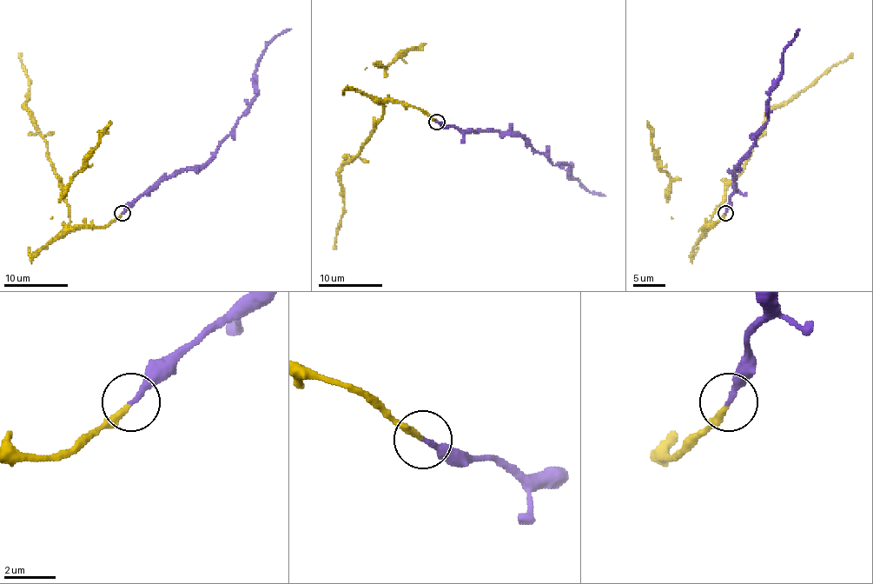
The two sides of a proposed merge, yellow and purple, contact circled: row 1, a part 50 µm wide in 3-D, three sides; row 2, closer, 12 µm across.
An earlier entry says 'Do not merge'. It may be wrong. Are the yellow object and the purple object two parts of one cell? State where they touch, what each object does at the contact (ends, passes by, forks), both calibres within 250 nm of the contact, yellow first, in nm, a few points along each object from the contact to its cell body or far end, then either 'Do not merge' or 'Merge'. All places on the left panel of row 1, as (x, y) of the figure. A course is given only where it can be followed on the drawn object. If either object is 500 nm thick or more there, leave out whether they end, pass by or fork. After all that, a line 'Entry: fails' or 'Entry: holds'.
Place: (122, 213). At the ring yellow ends. At the ring purple ends. Thickness 240 nm (yellow) against 240 nm. Course of yellow: (122, 214), (105, 226), (69, 224), (62, 180), (24, 104), (29, 87), (18, 53). Course of purple: (122, 214), (161, 182), (185, 170), (198, 170), (212, 155), (255, 95), (255, 70), (262, 51), (291, 29). Merge
Entry: fails

